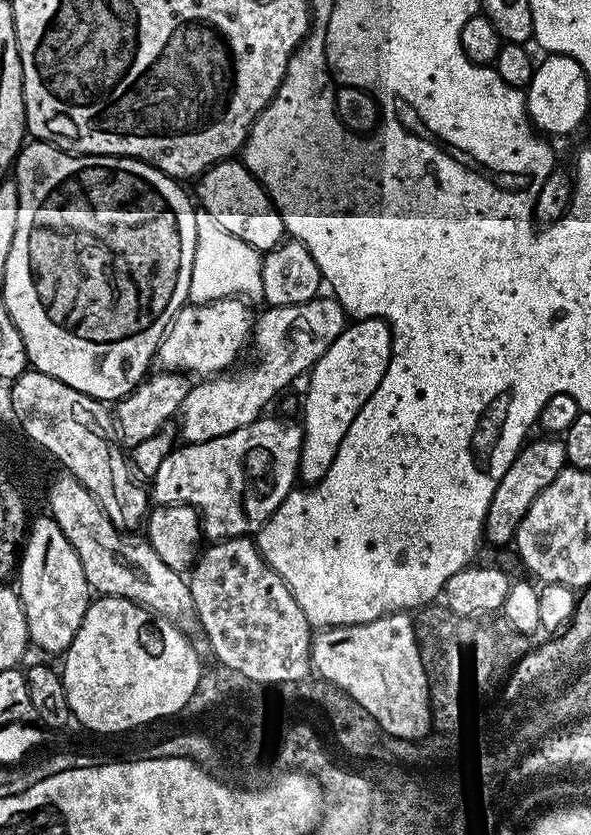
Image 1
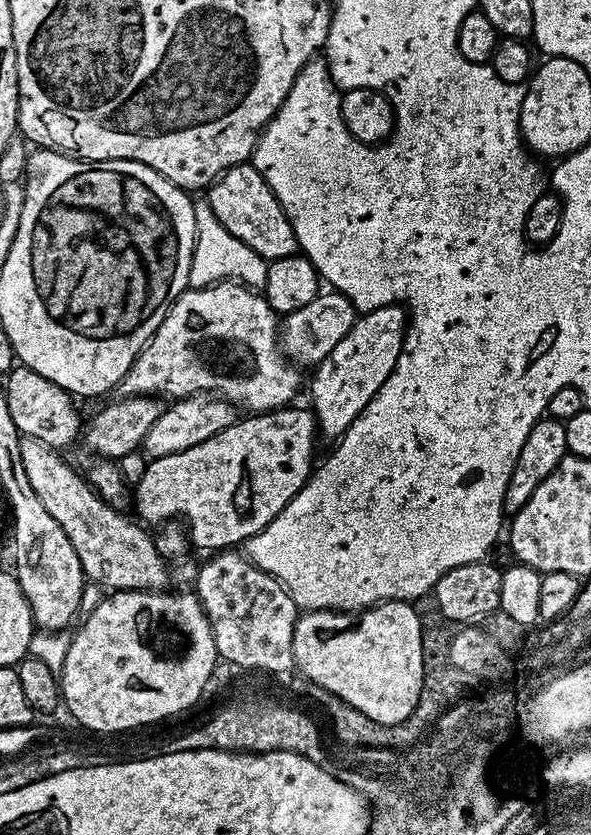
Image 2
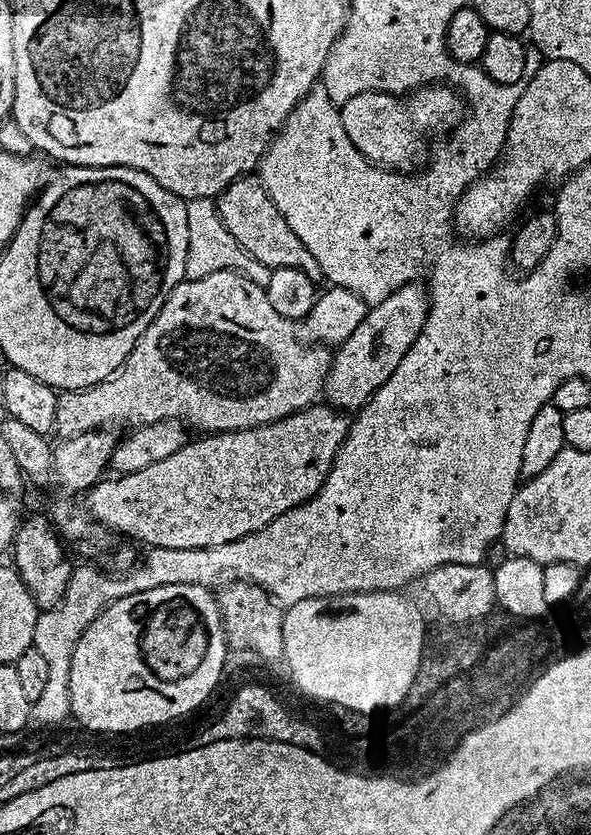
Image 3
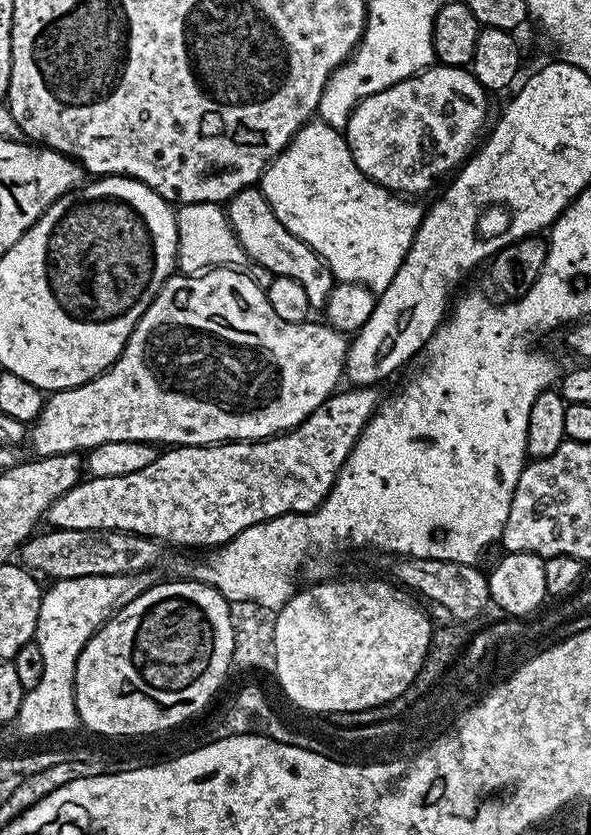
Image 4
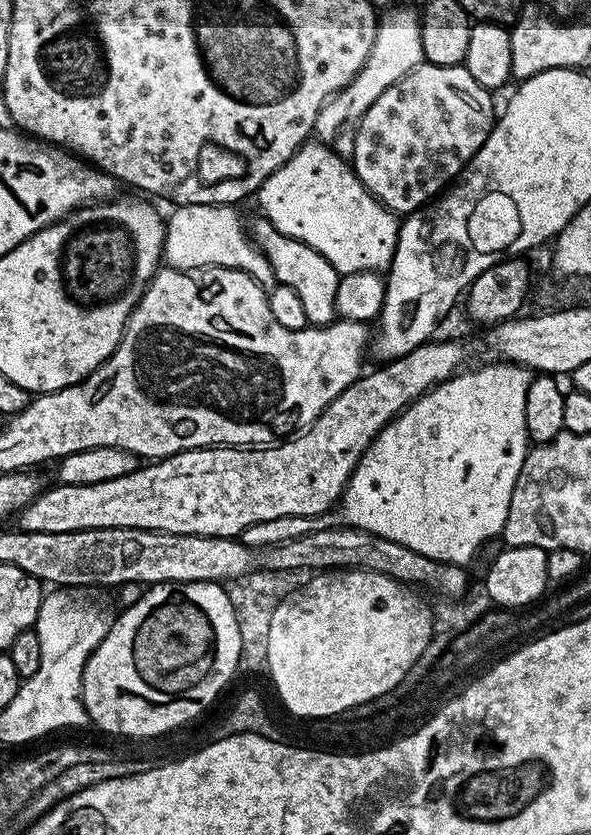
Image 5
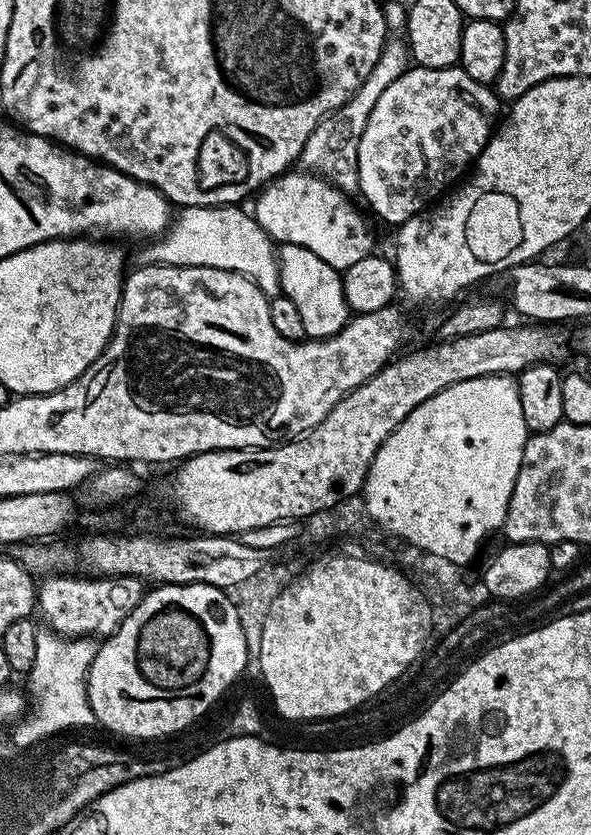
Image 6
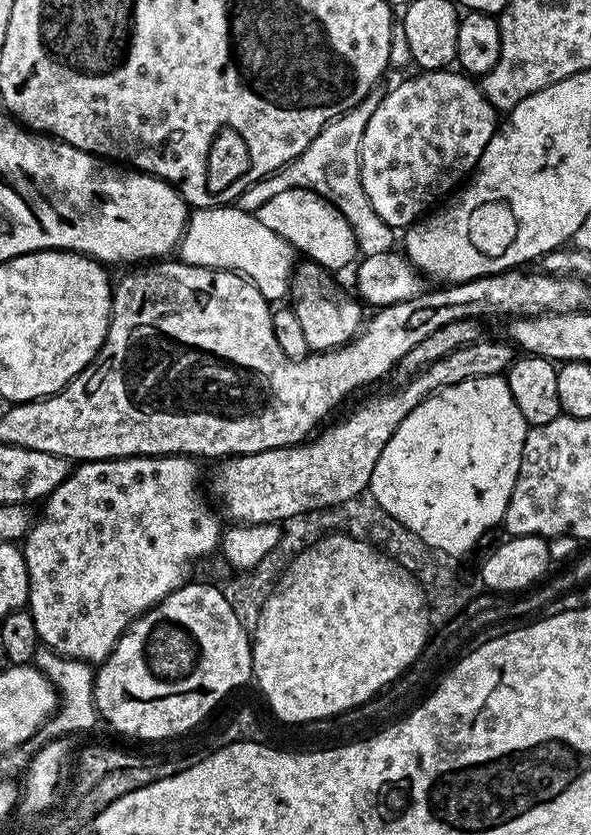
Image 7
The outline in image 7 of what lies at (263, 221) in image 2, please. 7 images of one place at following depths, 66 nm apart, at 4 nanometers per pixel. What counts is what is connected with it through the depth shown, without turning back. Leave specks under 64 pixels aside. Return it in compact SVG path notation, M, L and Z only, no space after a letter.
M303 263L295 265L290 281L290 296L296 299L294 309L299 325L302 326L303 337L312 352L328 352L331 348L340 348L360 331L366 320L366 312L365 316L363 312L365 309L351 295L331 296L327 288L328 280L324 277L327 276L325 269L319 264Z

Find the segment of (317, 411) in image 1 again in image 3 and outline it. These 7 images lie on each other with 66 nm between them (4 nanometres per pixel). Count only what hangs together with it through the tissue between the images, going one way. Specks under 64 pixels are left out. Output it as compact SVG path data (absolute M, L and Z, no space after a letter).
M416 282L394 290L390 298L371 305L358 330L354 330L354 334L335 349L328 377L324 379L323 399L341 410L363 408L377 388L384 385L386 378L394 374L398 362L402 362L406 350L410 350L427 317L428 293Z

